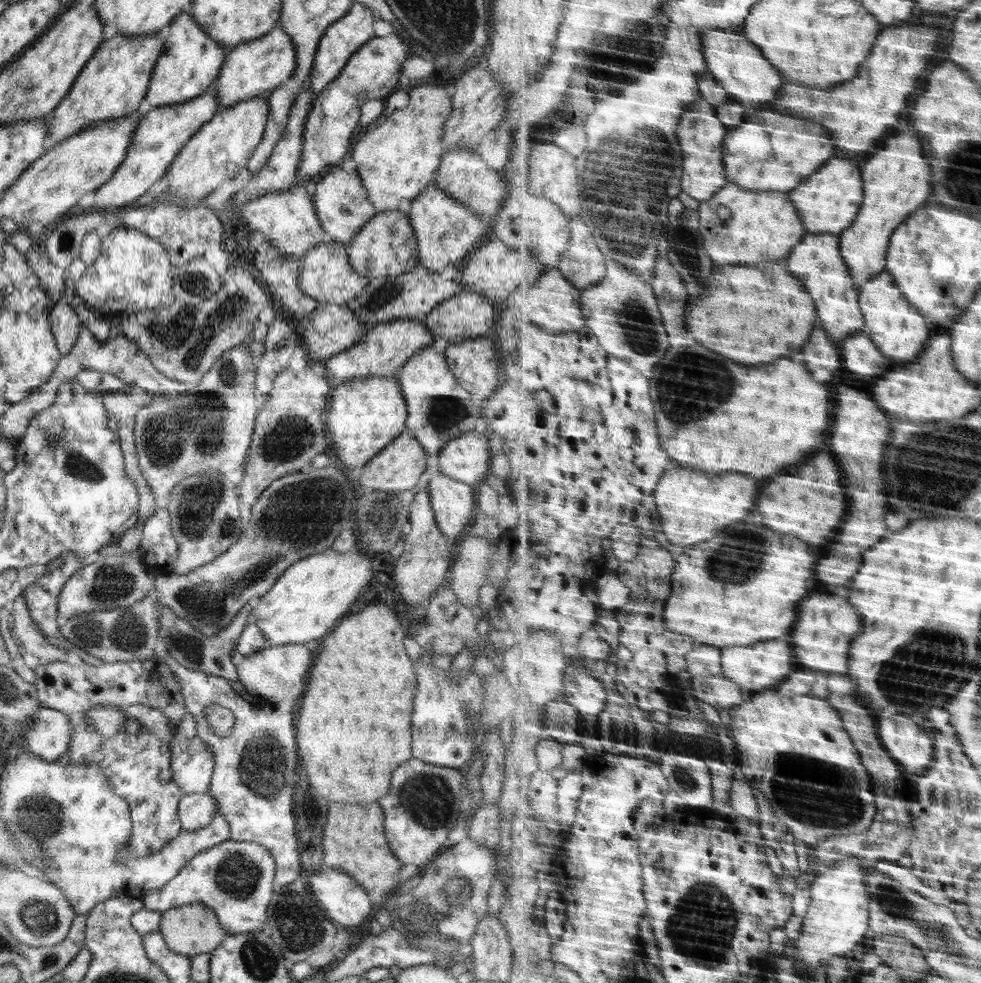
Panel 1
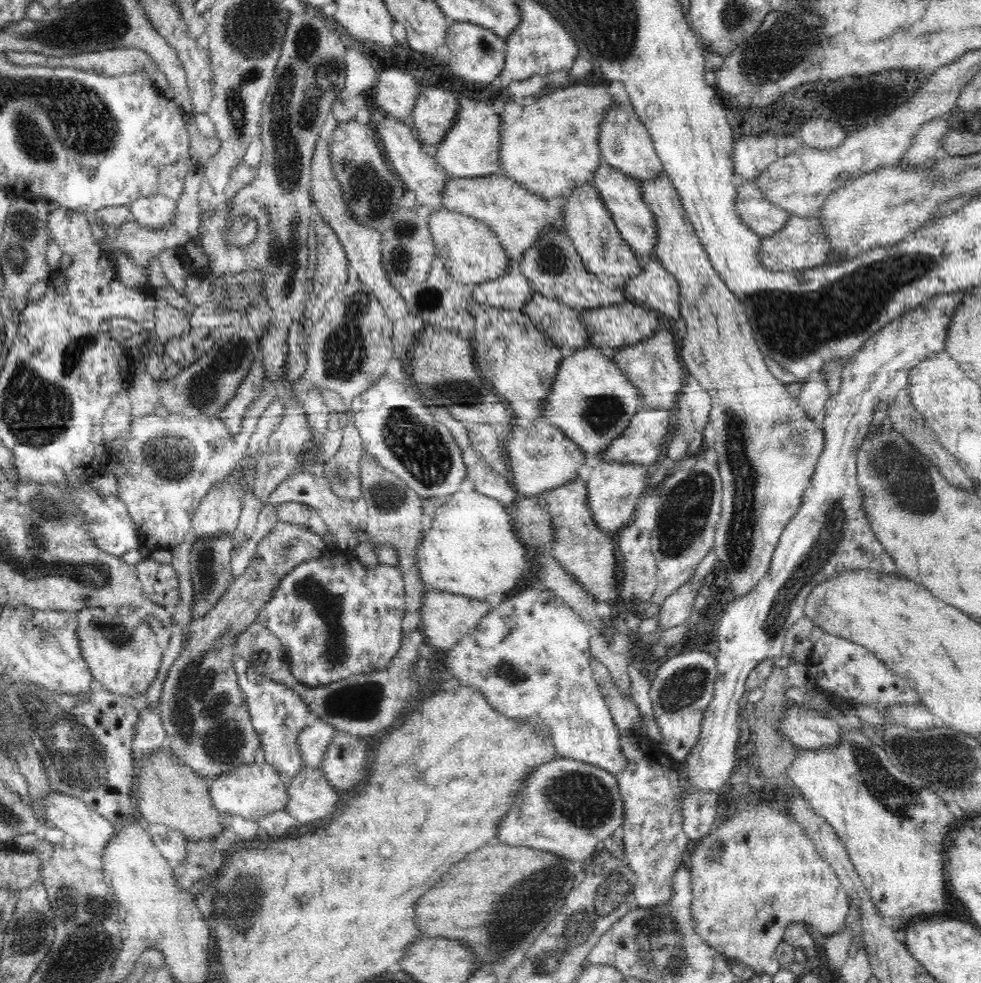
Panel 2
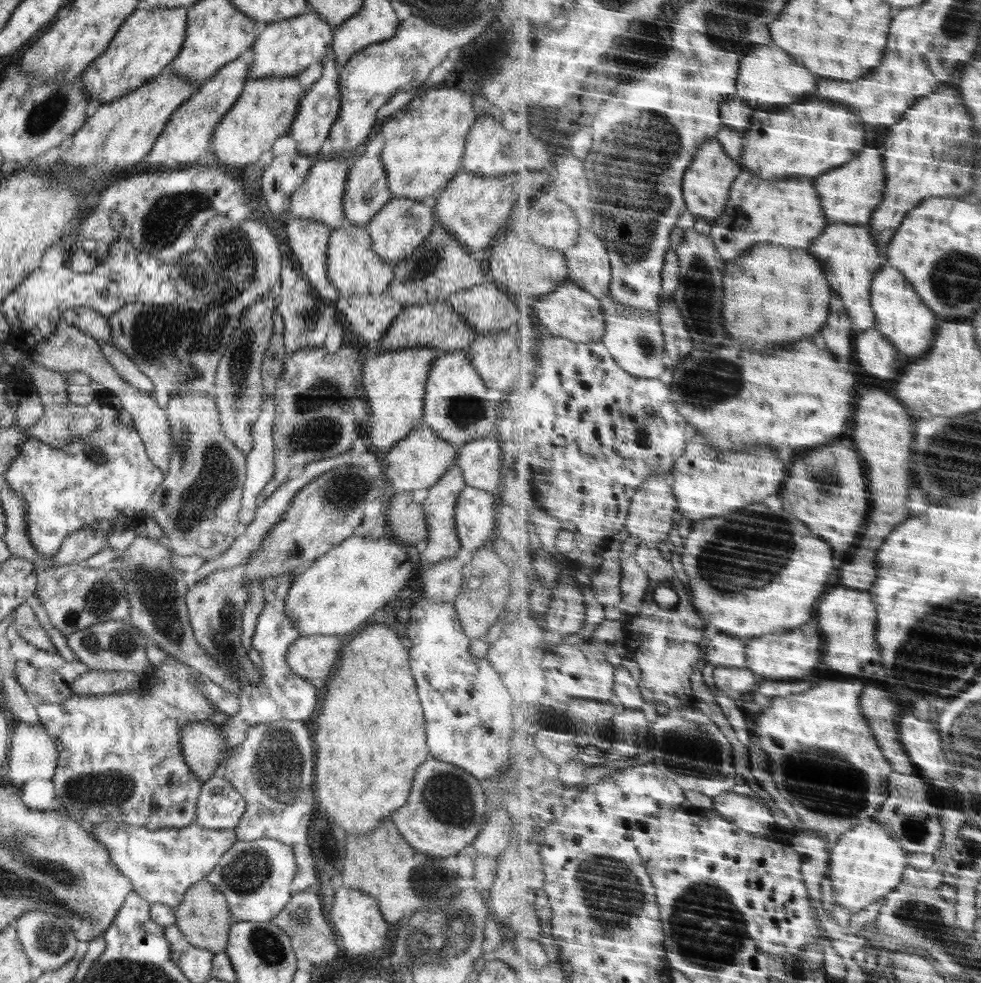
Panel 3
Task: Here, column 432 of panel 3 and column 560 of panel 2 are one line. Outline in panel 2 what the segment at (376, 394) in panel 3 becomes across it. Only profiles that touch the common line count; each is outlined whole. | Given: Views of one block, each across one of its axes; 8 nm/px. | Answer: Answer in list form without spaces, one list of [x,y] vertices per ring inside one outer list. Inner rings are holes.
[[[474,301],[470,302],[470,313],[475,320],[470,341],[477,355],[480,374],[513,411],[514,424],[519,428],[530,428],[534,421],[542,418],[543,398],[556,380],[565,349],[557,347],[521,311],[508,311]]]

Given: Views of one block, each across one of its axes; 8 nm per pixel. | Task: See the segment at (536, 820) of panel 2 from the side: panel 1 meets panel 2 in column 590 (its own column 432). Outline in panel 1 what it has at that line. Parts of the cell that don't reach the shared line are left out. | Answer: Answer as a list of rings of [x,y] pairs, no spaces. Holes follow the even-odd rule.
[[[414,757],[397,767],[392,772],[388,794],[377,800],[384,813],[384,834],[396,859],[421,867],[440,850],[452,846],[447,836],[458,817],[464,816],[470,792],[458,769],[428,764]]]

